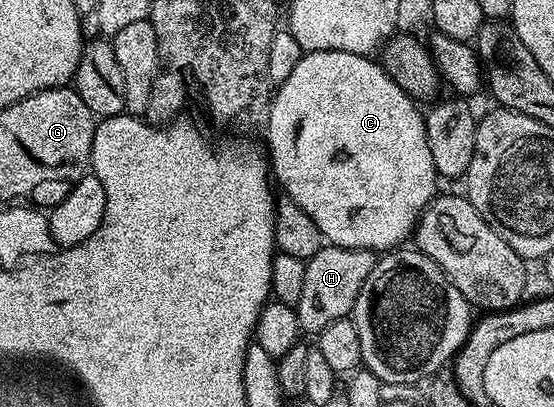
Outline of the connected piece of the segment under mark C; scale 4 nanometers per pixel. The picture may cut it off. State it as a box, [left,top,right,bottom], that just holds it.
[268,50,438,254]

